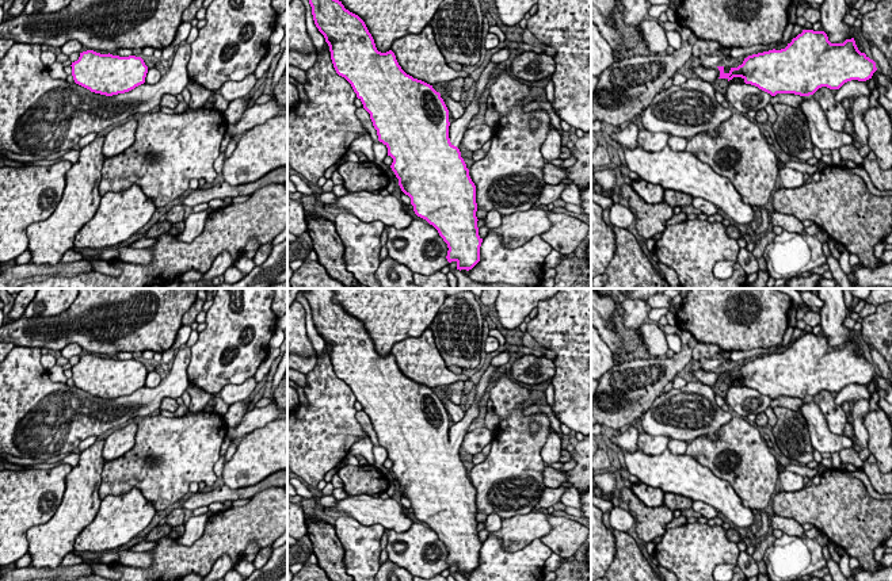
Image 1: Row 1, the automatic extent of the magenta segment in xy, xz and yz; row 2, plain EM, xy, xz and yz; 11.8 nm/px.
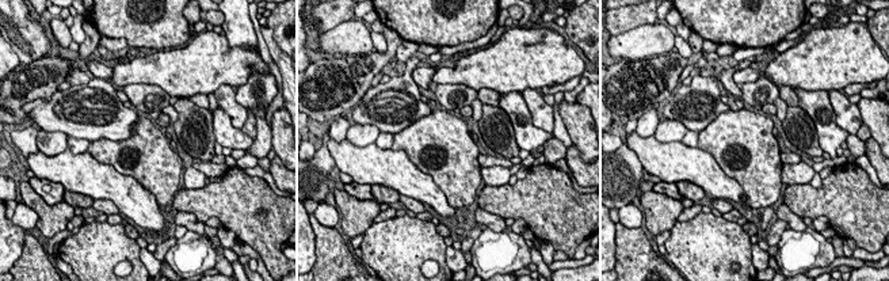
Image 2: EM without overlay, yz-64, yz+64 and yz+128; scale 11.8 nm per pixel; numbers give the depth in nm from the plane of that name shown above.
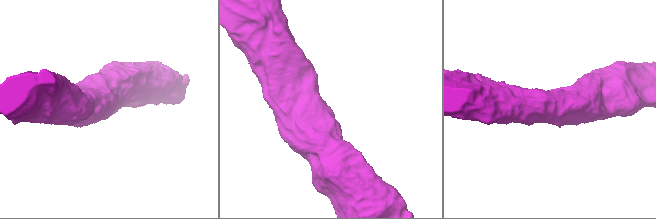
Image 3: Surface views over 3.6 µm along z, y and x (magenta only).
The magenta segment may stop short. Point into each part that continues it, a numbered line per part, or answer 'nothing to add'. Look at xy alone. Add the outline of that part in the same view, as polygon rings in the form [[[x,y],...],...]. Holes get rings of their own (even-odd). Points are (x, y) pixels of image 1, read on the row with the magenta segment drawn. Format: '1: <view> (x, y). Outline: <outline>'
1: xy (153, 75). Outline: [[[157,66],[148,69],[145,83],[146,84],[156,84],[161,79],[161,73]]]

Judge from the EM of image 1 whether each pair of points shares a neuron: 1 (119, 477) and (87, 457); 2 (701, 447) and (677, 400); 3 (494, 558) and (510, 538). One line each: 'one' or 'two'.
1: two
2: two
3: two

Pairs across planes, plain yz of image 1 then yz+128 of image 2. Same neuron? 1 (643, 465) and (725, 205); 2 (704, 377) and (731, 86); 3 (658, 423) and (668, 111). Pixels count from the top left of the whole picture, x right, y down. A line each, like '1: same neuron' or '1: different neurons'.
1: different neurons
2: same neuron
3: same neuron

